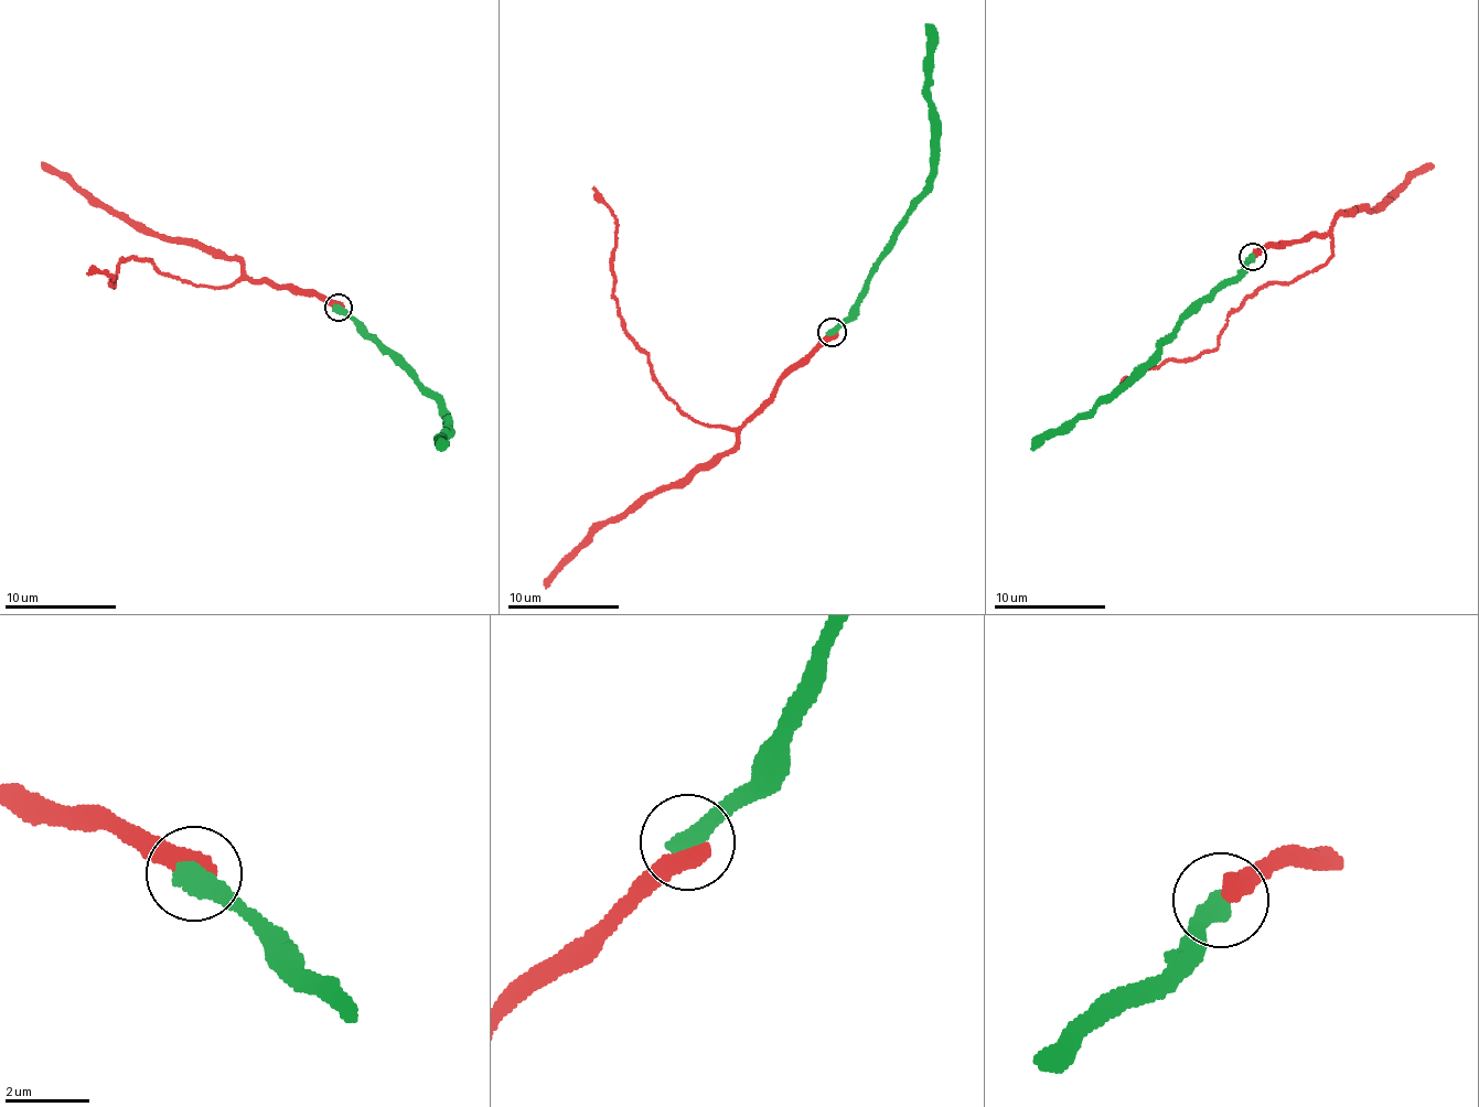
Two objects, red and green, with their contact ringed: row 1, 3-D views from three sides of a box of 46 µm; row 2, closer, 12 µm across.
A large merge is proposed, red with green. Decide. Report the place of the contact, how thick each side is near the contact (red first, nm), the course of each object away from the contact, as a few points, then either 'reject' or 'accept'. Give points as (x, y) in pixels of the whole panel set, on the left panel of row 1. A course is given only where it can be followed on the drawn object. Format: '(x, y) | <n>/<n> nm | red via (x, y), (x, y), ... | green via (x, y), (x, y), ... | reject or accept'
(338, 308) | 500/550 nm | red via (338, 308), (264, 280), (201, 285), (163, 273), (149, 257), (118, 265), (115, 286), (110, 272), (86, 272) | green via (338, 307), (436, 400), (443, 415), (437, 441), (443, 448) | accept

